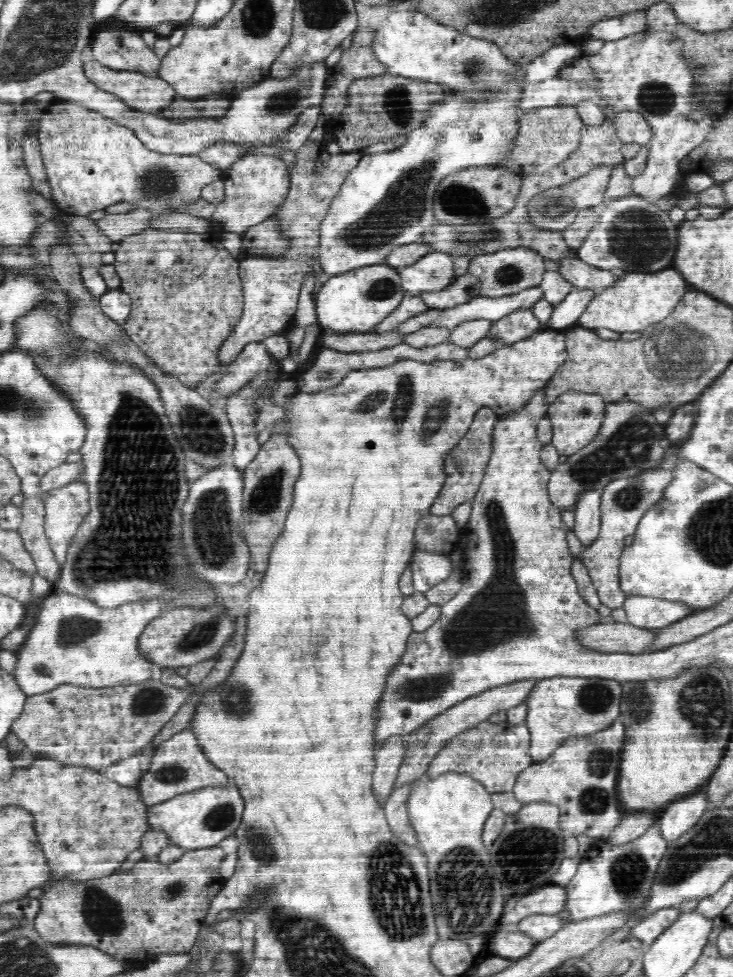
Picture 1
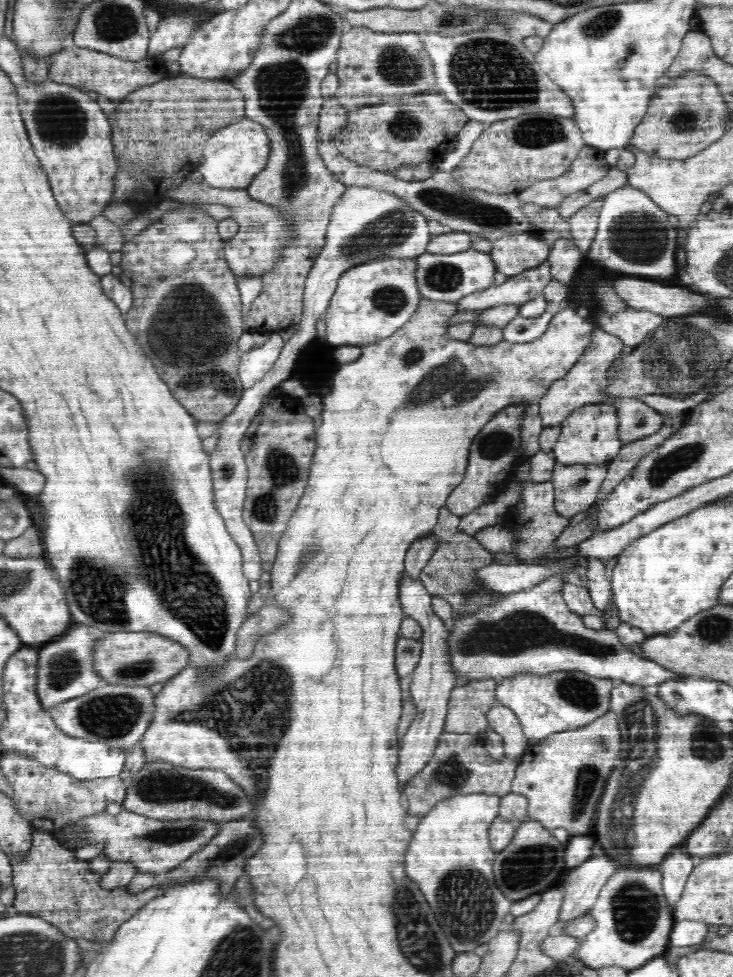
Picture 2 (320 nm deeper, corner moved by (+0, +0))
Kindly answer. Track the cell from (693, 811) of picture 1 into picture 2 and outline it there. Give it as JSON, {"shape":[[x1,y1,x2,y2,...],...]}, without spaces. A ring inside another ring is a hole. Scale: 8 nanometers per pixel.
{"shape":[[686,840,678,848,674,848,658,866,659,871,663,873,663,892,670,903,671,910,675,910,676,902,680,900,688,877,698,862,693,856,687,855,685,848]]}

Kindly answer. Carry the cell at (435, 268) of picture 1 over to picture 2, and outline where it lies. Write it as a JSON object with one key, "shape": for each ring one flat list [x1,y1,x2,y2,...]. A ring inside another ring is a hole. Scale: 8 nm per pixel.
{"shape":[[466,250,456,254,424,253,417,256,417,270,414,274,418,290,422,297,430,300,441,300,457,303,463,296,495,285,497,269,489,258,489,253,478,250]]}

